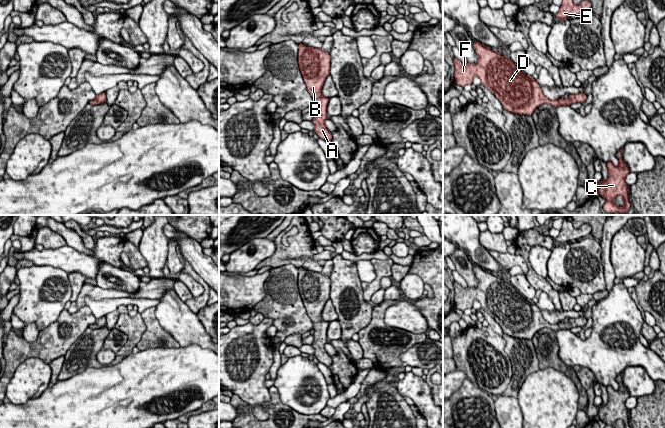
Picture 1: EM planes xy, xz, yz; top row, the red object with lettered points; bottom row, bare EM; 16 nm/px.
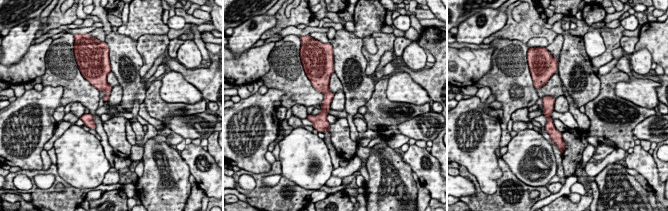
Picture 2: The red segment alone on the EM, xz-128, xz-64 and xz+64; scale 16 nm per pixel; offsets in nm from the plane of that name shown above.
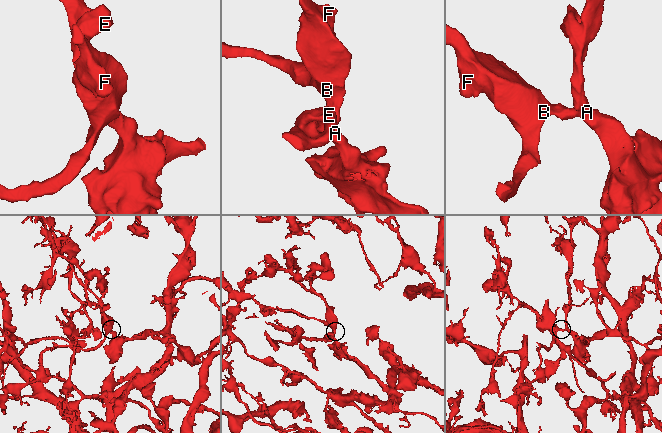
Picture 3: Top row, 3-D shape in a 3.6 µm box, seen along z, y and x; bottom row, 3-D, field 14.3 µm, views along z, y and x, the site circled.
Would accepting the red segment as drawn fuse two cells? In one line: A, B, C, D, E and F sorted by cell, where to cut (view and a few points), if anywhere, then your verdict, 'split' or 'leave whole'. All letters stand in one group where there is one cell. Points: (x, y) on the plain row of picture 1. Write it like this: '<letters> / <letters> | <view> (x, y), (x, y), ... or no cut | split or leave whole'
A B C D E F | no cut | leave whole

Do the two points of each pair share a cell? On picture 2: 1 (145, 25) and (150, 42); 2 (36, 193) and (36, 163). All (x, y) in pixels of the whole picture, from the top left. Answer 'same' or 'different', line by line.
1: different
2: different

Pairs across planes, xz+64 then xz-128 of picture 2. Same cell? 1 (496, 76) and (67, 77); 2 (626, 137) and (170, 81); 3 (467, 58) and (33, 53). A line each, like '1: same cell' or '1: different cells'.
1: same cell
2: different cells
3: same cell

